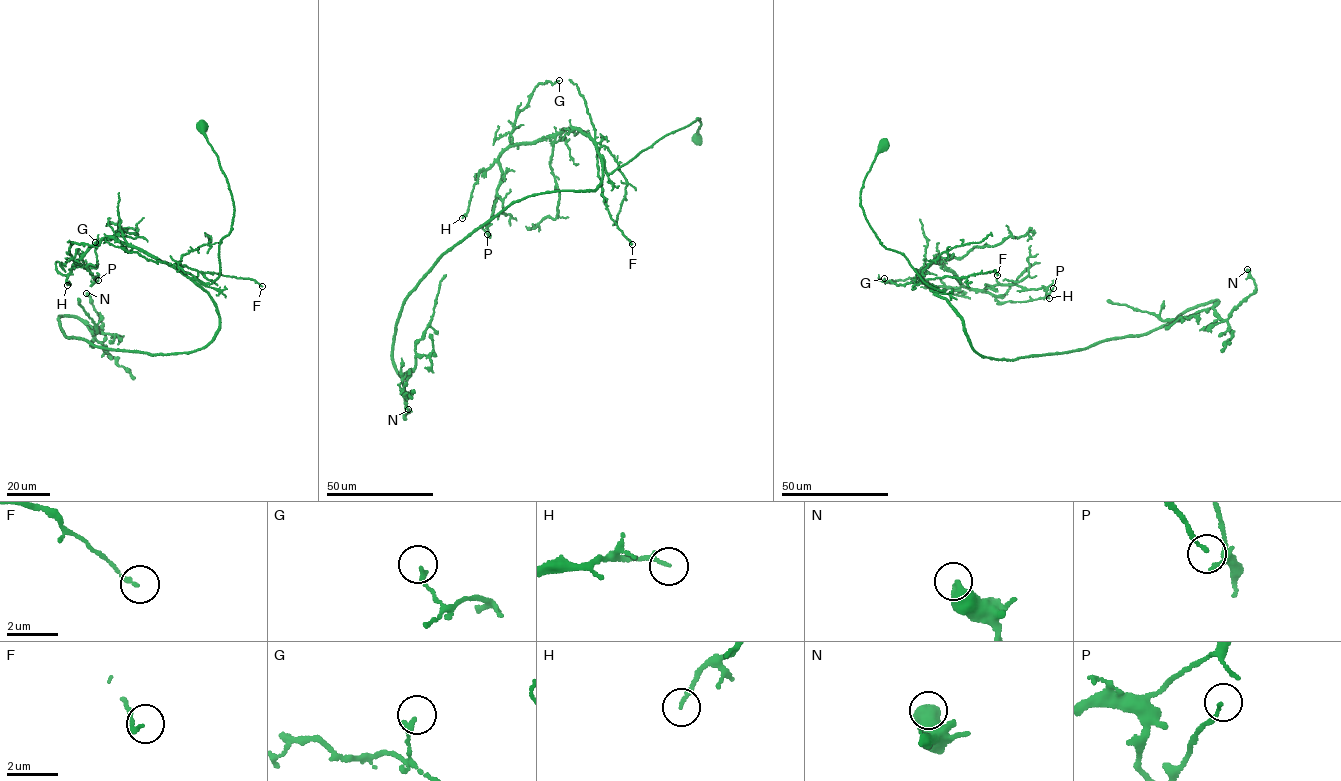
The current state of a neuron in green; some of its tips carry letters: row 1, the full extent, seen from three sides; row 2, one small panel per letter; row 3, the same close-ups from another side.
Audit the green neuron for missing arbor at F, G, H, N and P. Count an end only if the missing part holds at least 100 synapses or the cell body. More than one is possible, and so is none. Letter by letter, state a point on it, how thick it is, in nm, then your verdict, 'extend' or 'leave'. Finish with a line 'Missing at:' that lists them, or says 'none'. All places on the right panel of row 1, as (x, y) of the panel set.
F: at (997, 275); 150 nm thick; leave
G: at (884, 278); 180 nm thick; leave
H: at (1049, 298); 160 nm thick; leave
N: at (1247, 269); 550 nm thick; leave
P: at (1053, 288); 90 nm thick; leave
Missing at: none

